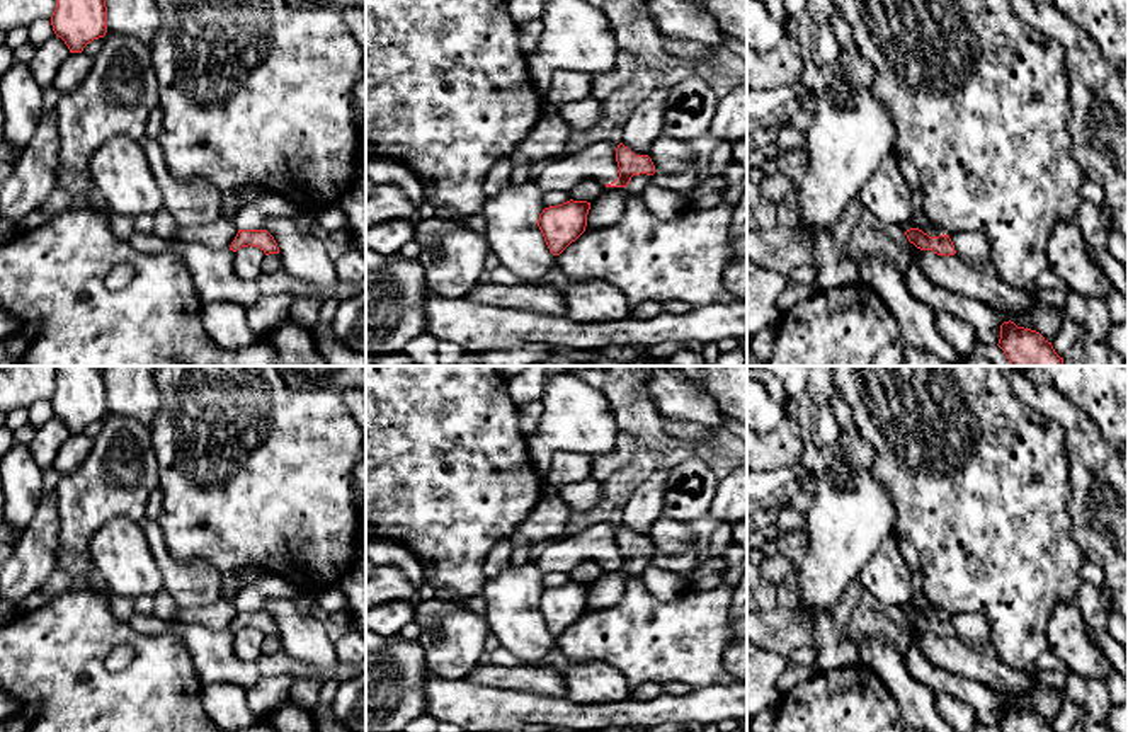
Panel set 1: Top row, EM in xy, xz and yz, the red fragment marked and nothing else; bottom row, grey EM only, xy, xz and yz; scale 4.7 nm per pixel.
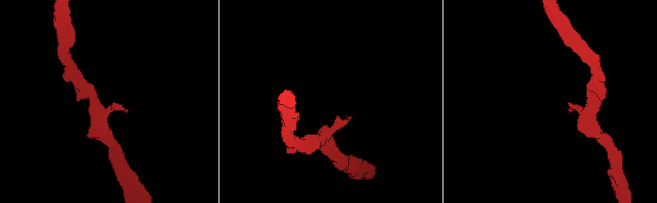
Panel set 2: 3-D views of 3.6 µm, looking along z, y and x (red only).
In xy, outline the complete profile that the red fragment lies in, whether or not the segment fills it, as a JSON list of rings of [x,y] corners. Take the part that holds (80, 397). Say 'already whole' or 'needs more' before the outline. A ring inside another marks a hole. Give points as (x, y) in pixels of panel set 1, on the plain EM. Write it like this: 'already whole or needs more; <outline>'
already whole; [[[58,366],[51,407],[70,434],[82,434],[107,414],[107,388],[100,366]]]

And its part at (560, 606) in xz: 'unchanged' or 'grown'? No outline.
unchanged

